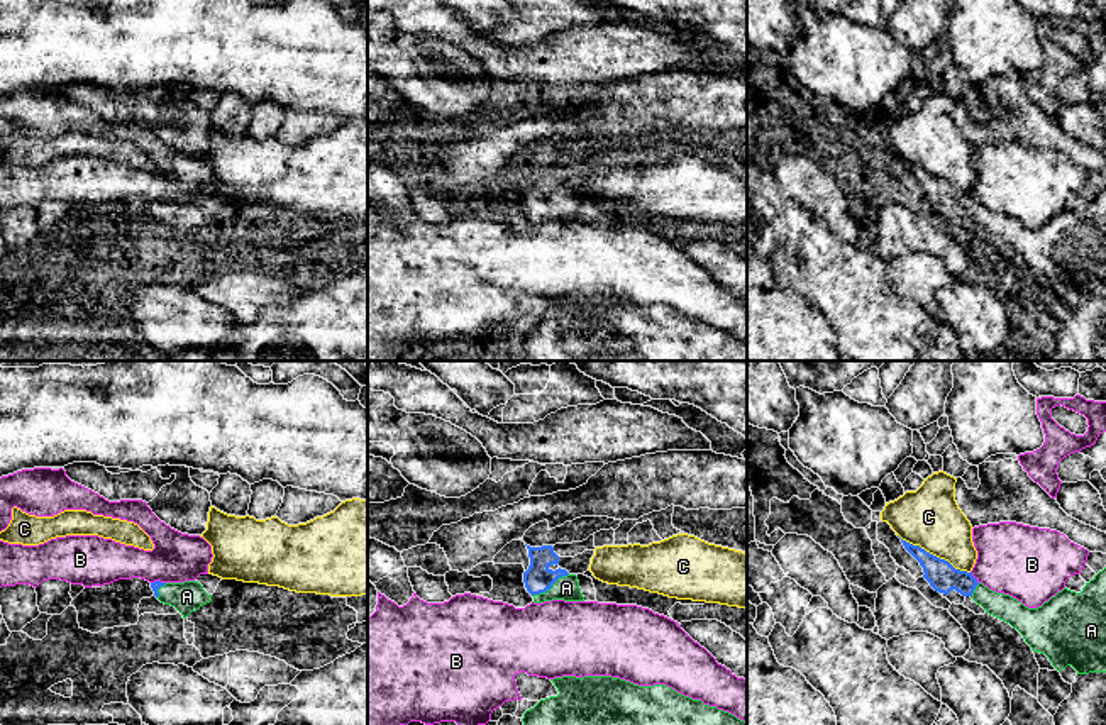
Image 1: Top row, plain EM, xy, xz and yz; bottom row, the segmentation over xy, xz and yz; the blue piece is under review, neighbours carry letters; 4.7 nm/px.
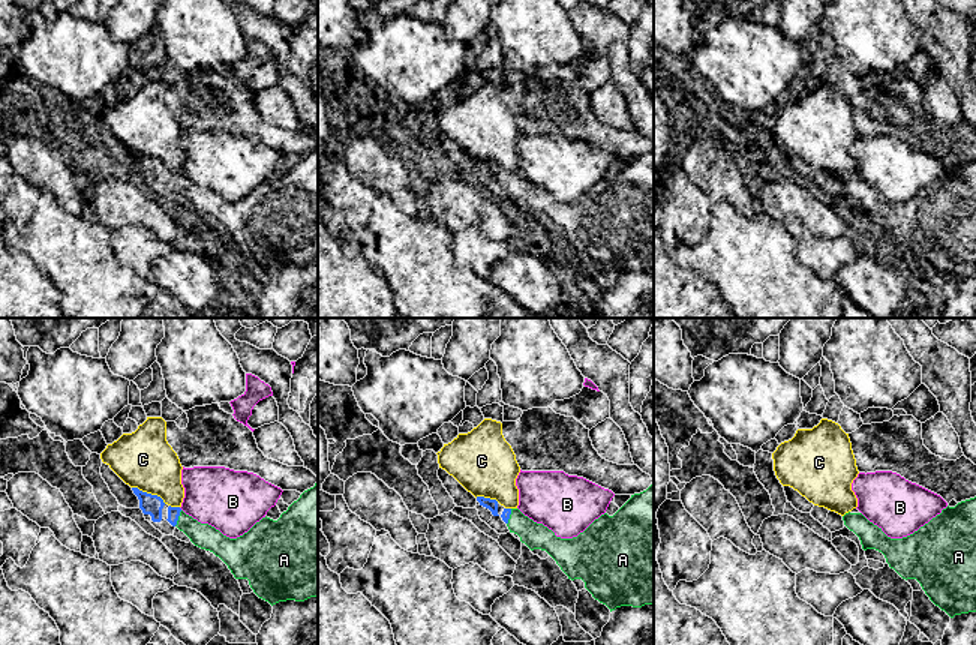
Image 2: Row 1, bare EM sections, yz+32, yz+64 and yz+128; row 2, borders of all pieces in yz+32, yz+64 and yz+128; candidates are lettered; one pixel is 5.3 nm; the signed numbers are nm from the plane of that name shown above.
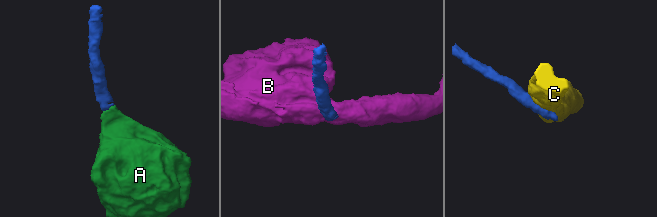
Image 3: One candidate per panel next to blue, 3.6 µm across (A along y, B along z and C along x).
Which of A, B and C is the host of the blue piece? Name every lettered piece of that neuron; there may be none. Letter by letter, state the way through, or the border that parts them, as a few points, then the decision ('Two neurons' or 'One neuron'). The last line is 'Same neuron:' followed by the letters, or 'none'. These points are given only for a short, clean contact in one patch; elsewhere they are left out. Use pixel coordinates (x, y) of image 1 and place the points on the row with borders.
A: Path across: xz (537, 578), (549, 588), (566, 588). One neuron
B: Boundary: yz (971, 571), (978, 583). Two neurons
C: Two neurons
Same neuron: A

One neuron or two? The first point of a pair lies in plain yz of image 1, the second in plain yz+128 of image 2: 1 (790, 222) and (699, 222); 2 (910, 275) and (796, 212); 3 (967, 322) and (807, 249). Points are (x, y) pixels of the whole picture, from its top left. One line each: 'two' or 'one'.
1: one
2: two
3: two

